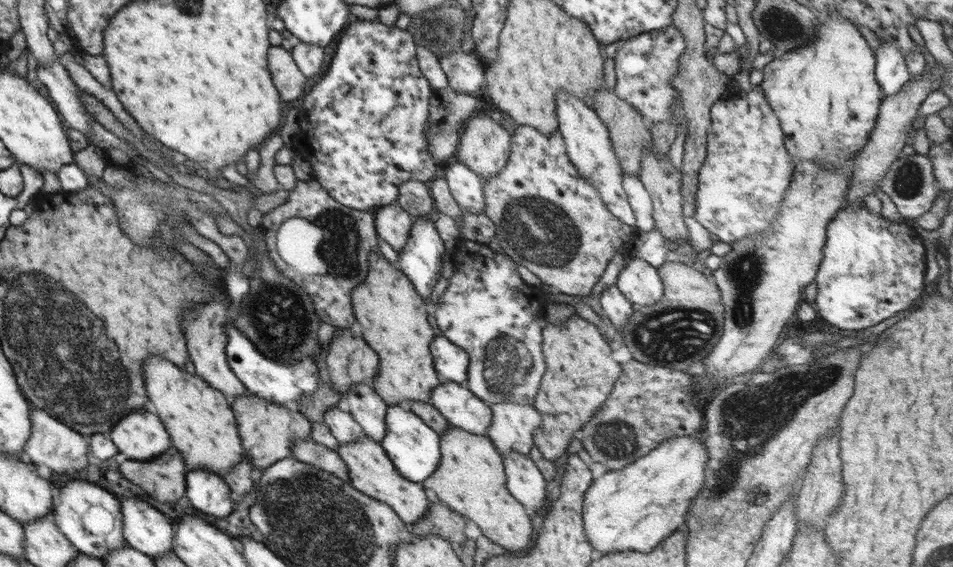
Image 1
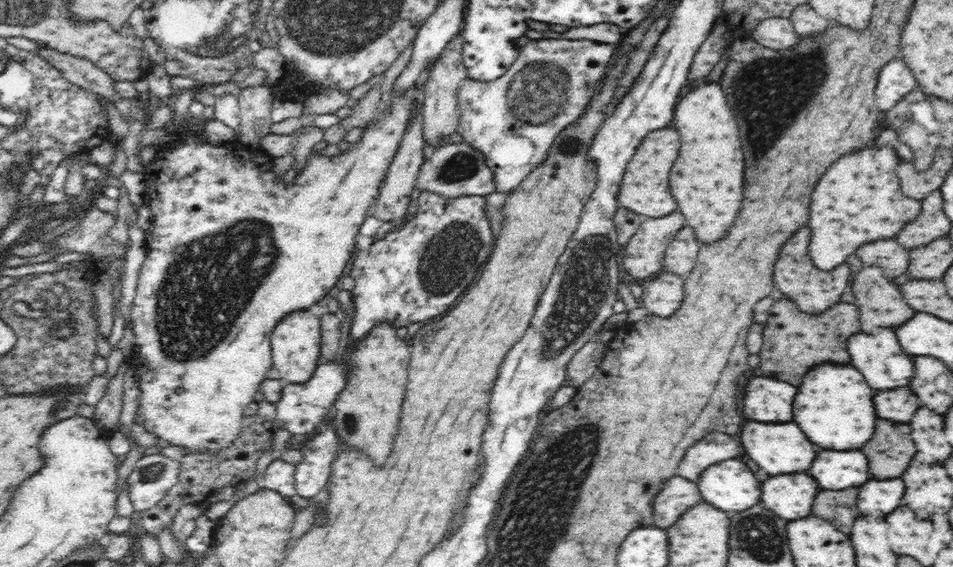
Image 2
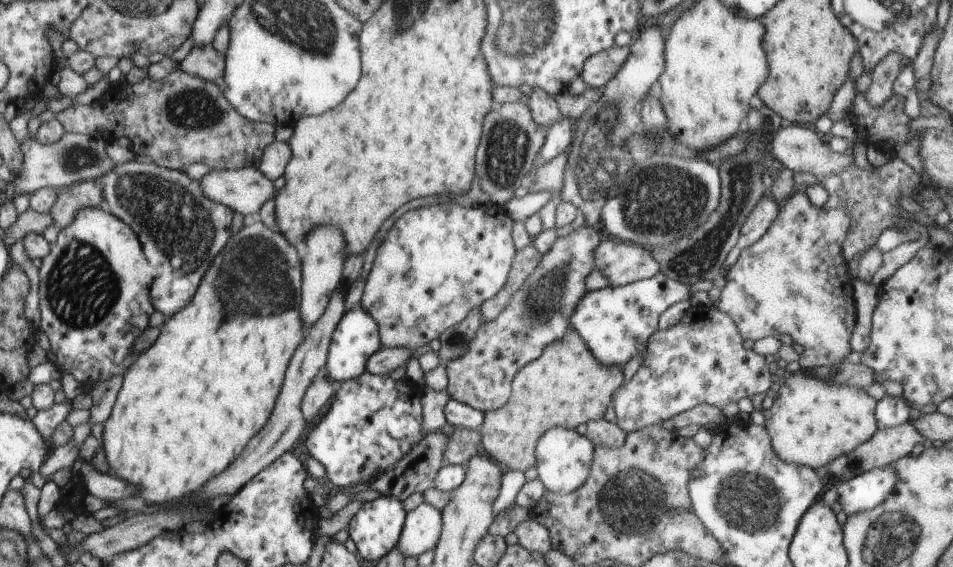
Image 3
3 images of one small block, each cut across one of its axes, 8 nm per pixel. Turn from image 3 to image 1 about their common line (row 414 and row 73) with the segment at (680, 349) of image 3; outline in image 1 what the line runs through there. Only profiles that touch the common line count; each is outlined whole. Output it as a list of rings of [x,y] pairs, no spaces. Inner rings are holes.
[[[668,25],[663,29],[651,30],[621,42],[613,58],[616,72],[614,92],[628,101],[642,118],[647,116],[652,123],[670,120],[676,89],[672,87],[674,77],[679,73],[679,58],[686,50],[686,36],[676,27]]]

